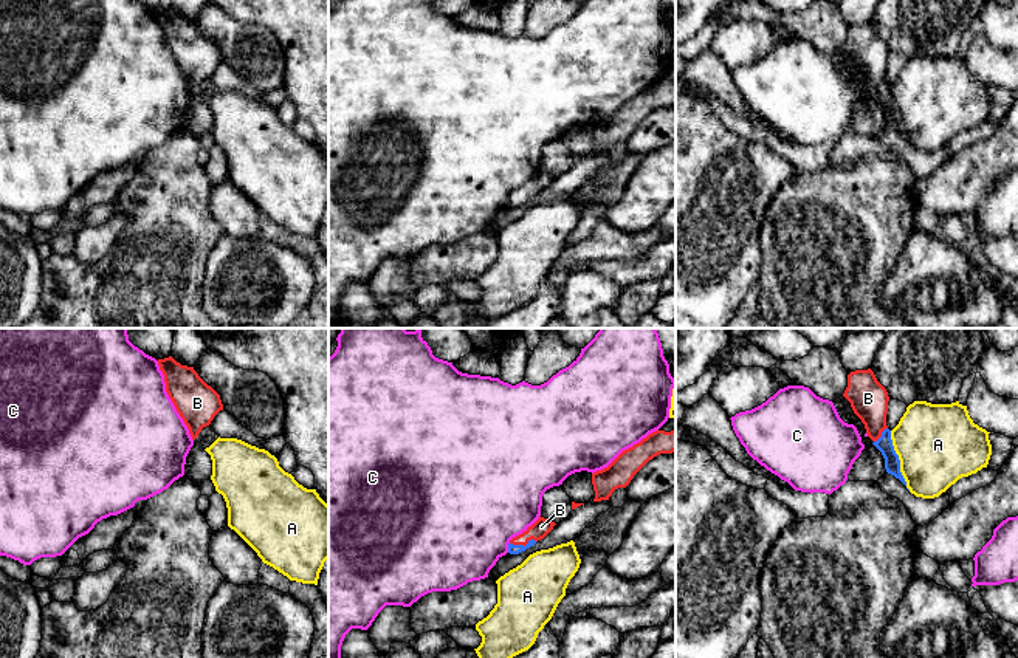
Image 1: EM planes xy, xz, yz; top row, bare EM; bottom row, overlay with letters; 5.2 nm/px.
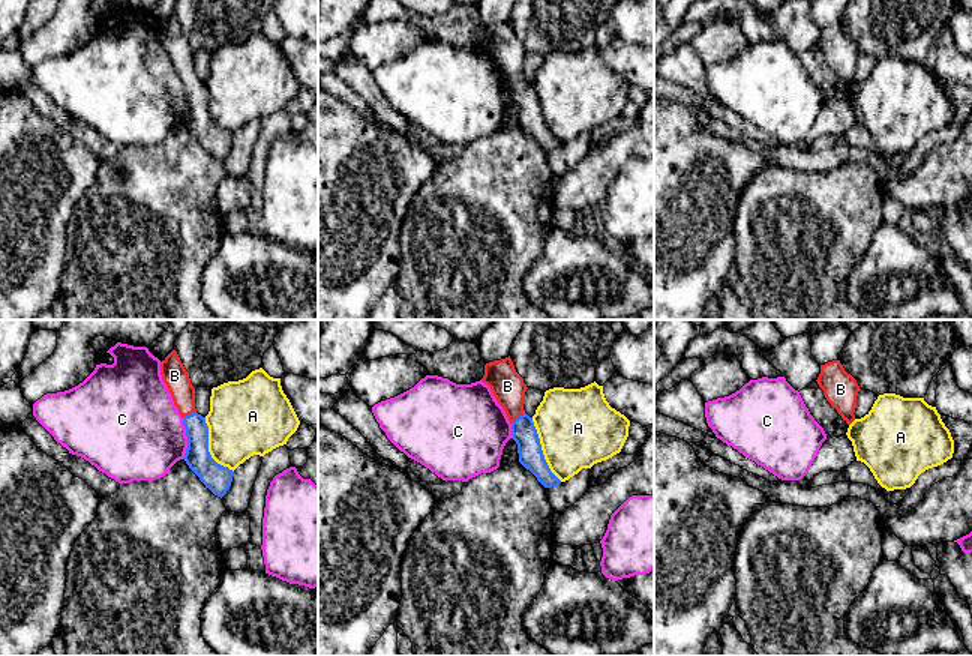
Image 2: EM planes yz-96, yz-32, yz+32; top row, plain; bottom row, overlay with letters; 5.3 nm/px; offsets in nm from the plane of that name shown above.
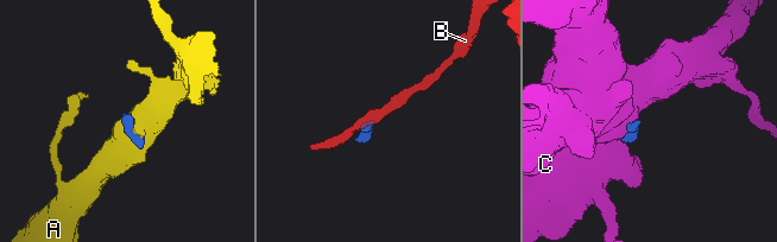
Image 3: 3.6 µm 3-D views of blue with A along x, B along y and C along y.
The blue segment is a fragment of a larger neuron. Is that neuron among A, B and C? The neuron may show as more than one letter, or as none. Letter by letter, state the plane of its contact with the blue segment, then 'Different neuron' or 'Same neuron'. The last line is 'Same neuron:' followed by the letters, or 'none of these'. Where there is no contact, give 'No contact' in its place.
A: Touches blue in yz. Different neuron
B: Touches blue in xz. Same neuron
C: Touches blue in xz. Different neuron
Same neuron: B

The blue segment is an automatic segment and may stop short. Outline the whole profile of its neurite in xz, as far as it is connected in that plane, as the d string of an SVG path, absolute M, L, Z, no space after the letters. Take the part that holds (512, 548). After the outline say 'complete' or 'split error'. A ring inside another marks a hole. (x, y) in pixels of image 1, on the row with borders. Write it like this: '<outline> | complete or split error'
M539 516L539 519L531 526L528 526L522 534L510 540L508 553L519 554L525 551L527 548L533 547L538 540L544 539L553 529L555 525L555 522Z | split error

